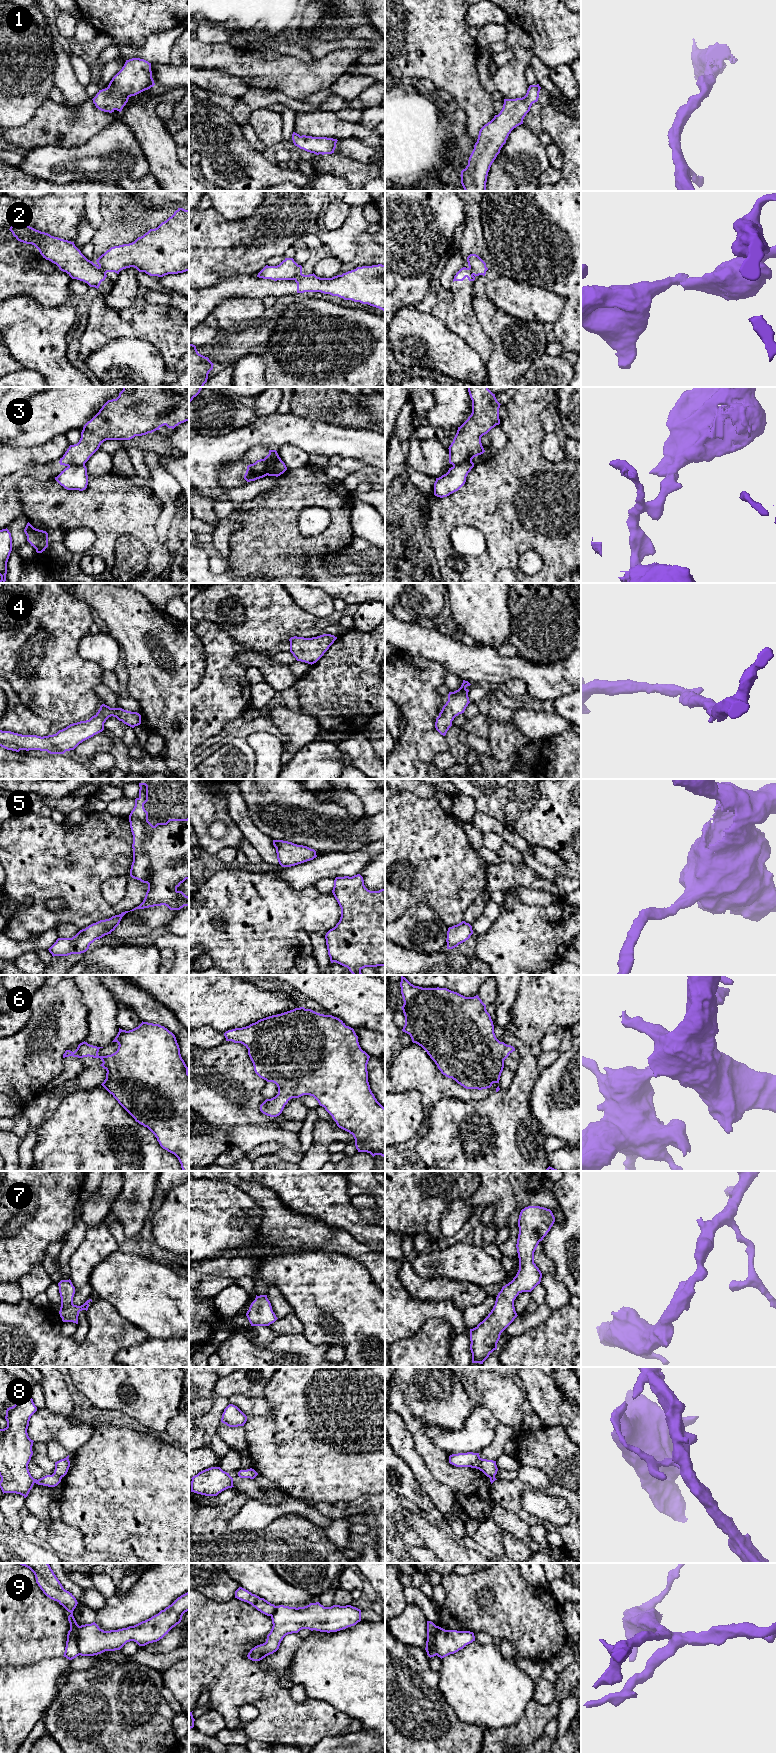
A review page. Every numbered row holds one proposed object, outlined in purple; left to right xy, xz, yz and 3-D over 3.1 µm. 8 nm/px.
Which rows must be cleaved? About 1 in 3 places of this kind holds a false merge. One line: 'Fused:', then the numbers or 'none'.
Fused: 2, 3, 8, 9

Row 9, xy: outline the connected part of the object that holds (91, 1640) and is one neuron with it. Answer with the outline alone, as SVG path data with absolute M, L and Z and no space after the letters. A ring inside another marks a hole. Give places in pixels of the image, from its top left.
M189 1592L178 1597L171 1605L161 1610L158 1614L142 1621L134 1626L118 1630L104 1631L93 1622L91 1624L81 1625L78 1628L77 1646L81 1656L94 1656L105 1651L120 1650L127 1642L134 1641L139 1646L145 1646L149 1643L157 1642L168 1632L179 1624L185 1612L189 1611Z

